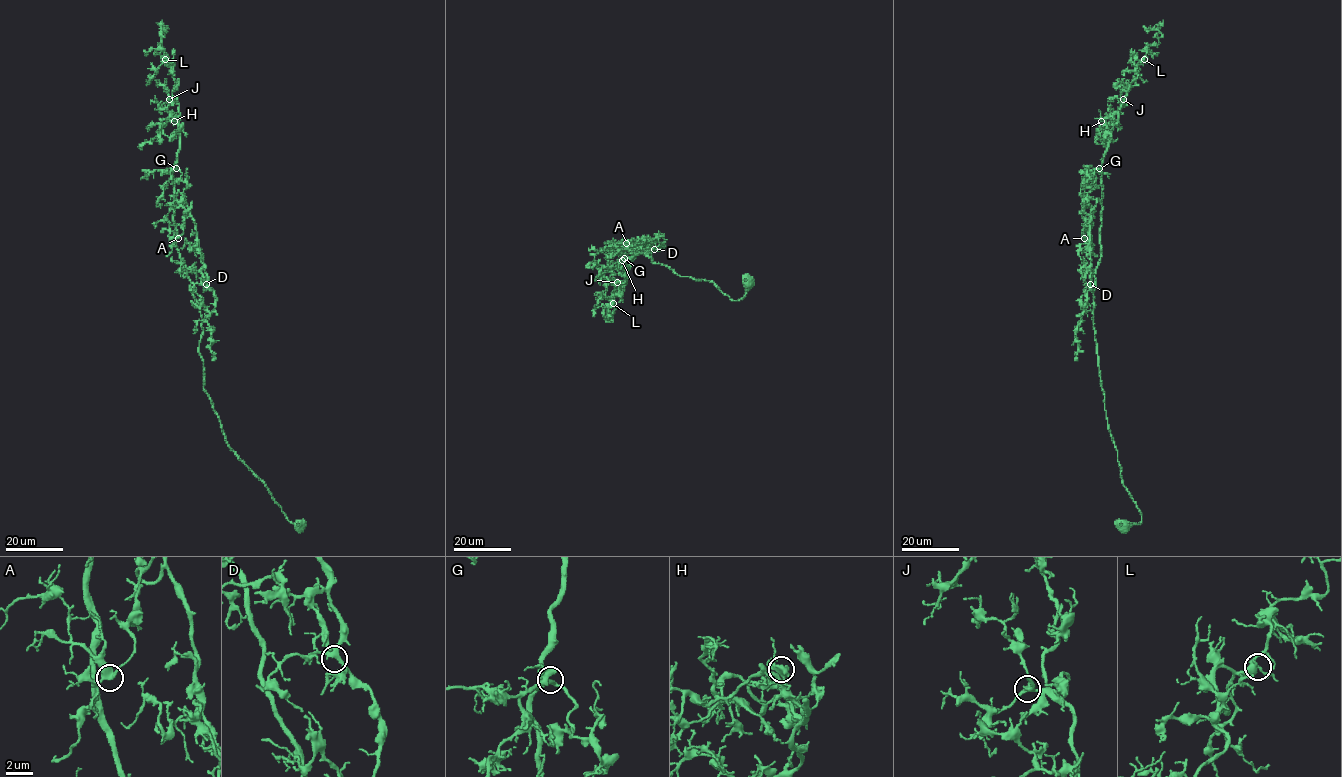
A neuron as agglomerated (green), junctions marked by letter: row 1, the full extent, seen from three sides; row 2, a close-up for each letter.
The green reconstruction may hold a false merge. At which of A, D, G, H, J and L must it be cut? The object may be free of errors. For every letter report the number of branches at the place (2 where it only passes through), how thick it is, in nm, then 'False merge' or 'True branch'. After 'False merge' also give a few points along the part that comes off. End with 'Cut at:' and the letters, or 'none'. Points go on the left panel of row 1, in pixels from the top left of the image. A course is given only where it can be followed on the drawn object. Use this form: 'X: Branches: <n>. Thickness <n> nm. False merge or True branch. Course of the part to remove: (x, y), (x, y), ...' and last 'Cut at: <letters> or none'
A: Branches: 3. Thickness 400 nm. True branch
D: Branches: 3. Thickness 340 nm. True branch
G: Branches: 3. Thickness 280 nm. True branch
H: Branches: 3. Thickness 360 nm. True branch
J: Branches: 3. Thickness 320 nm. True branch
L: Branches: 3. Thickness 400 nm. True branch
Cut at: none

